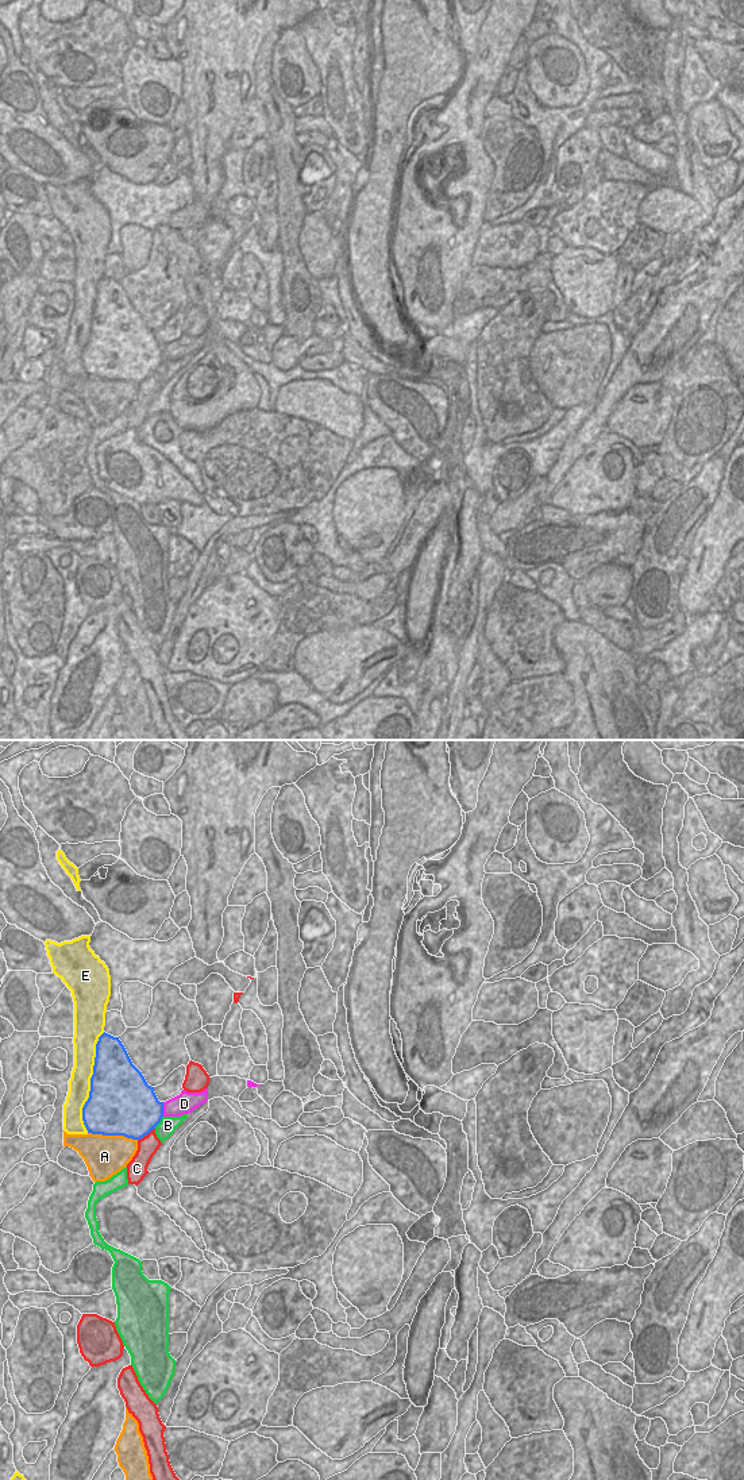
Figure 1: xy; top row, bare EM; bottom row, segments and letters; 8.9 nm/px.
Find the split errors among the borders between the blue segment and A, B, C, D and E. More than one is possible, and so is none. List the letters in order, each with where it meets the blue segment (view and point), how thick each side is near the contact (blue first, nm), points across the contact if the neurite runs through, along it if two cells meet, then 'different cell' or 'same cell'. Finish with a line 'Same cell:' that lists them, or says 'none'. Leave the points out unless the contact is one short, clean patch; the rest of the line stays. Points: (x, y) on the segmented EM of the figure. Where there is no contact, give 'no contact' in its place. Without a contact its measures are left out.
A: meets blue in xy at (112, 1134); 500 nm thick on the blue side, 360 nm on the other; different cell
B: meets blue in xy at (160, 1121); 480 nm thick on the blue side, 150 nm on the other; different cell
C: meets blue in xy at (146, 1134); 480 nm thick on the blue side, 180 nm on the other; same cell
D: meets blue in xy at (162, 1109); 460 nm thick on the blue side, 190 nm on the other; different cell
E: meets blue in xy at (91, 1082); 500 nm thick on the blue side, 190 nm on the other; different cell
Same cell: C

